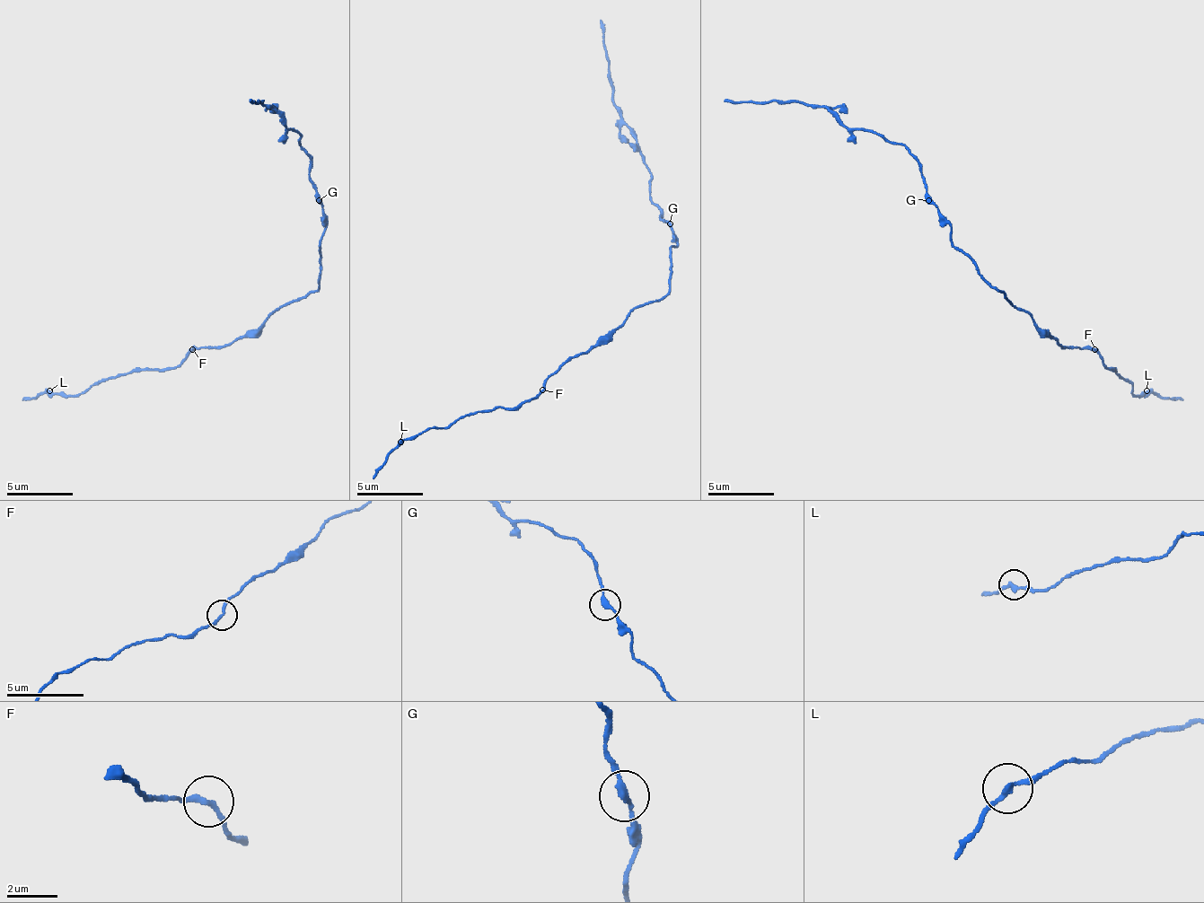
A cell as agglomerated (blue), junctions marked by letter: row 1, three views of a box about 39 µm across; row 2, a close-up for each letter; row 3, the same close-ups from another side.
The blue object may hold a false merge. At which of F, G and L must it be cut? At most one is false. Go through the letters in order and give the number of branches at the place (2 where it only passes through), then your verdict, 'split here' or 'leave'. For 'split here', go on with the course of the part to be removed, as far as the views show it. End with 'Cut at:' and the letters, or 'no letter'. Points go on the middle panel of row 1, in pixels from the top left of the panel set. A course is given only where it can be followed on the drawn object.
F: 2 | leave
G: 2 | leave
L: 2 | leave
Cut at: no letter

